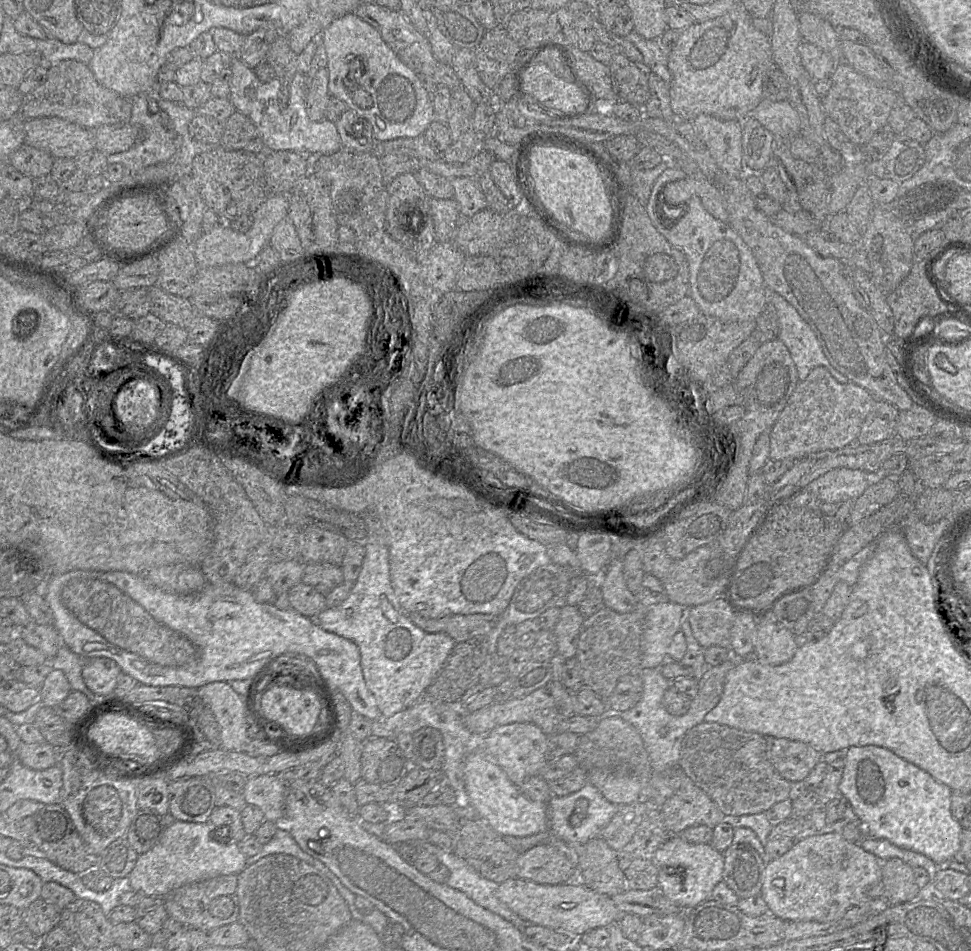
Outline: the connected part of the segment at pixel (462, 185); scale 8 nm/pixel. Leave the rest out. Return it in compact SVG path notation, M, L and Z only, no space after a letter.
M451 178L454 188L454 199L460 206L463 218L470 218L474 214L488 208L487 199L479 186L477 178Z

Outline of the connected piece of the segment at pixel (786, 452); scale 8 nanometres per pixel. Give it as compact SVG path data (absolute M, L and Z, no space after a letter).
M823 366L814 368L804 381L798 383L770 429L769 459L802 459L854 444L874 403L866 389L852 382L839 383Z

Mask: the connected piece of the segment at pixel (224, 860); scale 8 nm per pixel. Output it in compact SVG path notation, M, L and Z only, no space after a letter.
M176 820L166 827L151 850L138 856L128 877L130 889L147 897L163 898L170 891L186 884L220 875L238 875L246 867L247 857L239 850L237 843L230 842L223 835L217 835L218 831L219 828L216 830L208 821L195 823Z

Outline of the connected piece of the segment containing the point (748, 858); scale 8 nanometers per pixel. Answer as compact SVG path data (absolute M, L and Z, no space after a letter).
M731 844L723 856L722 881L738 898L760 895L767 858L762 858L750 844Z

